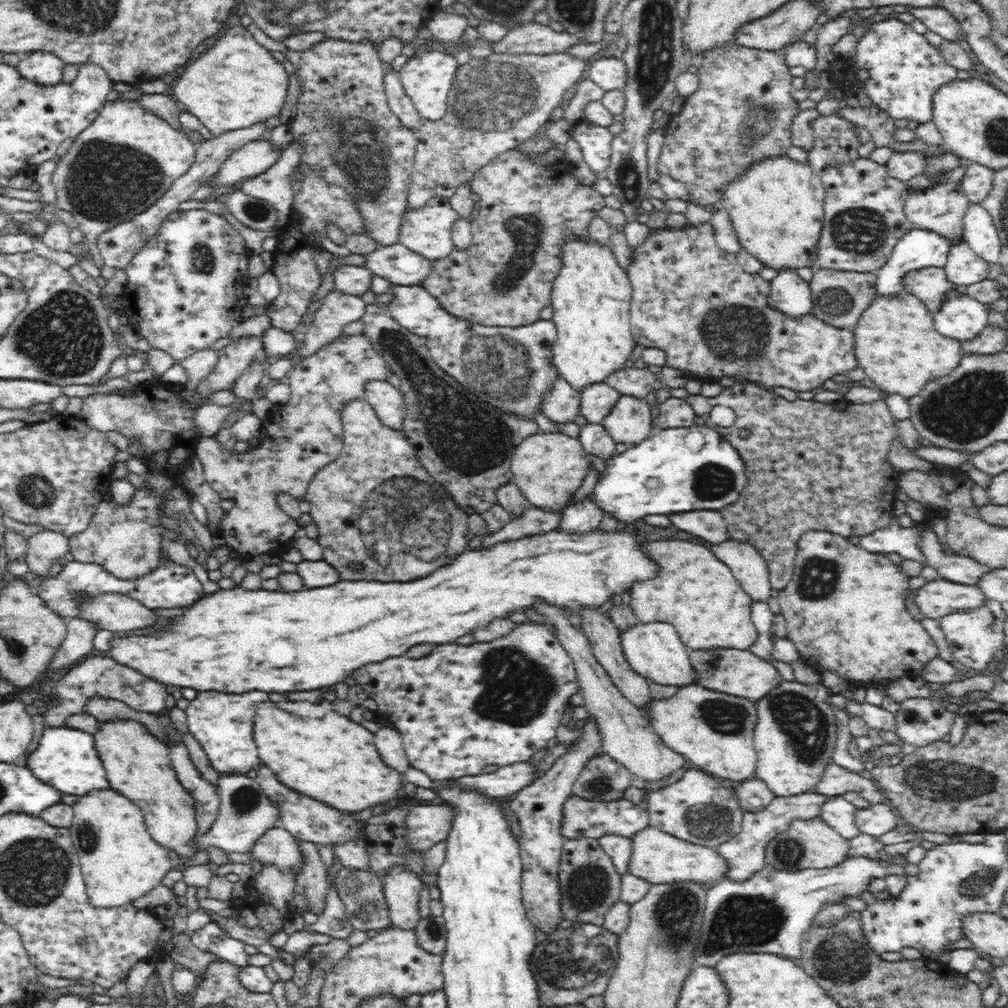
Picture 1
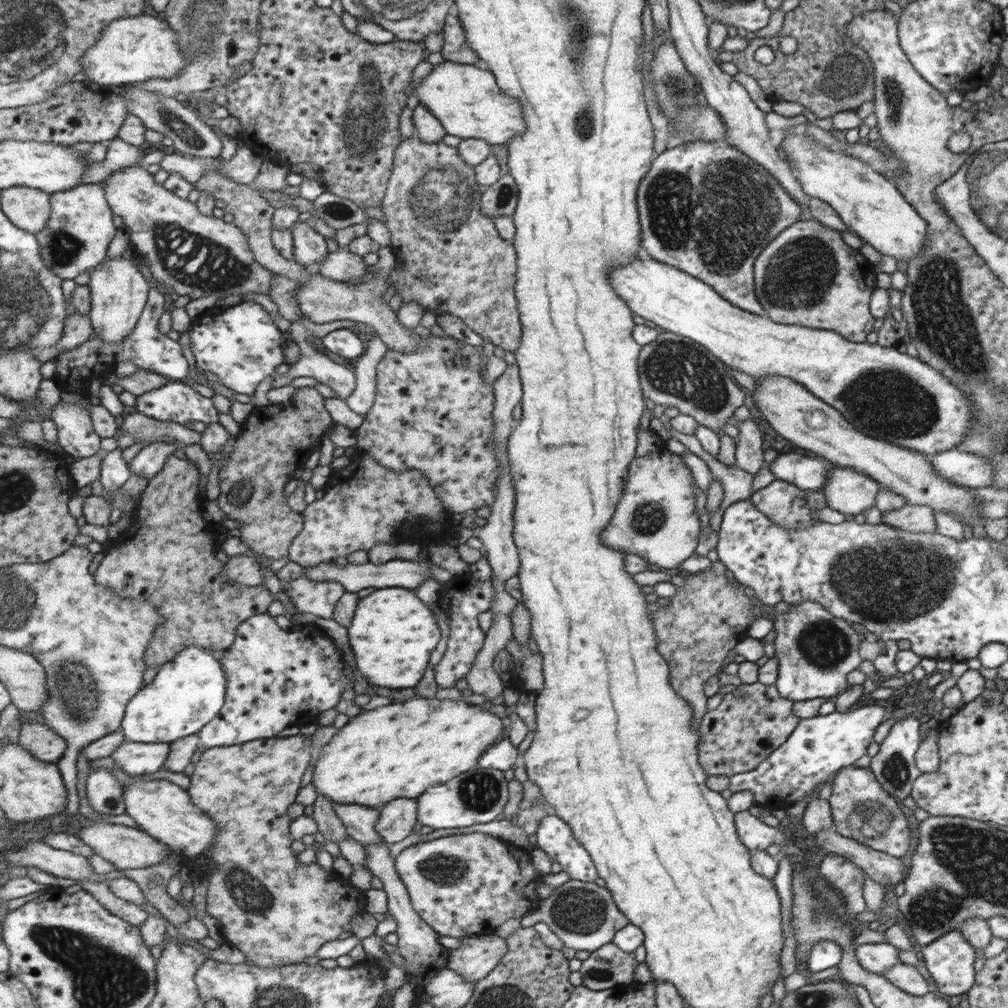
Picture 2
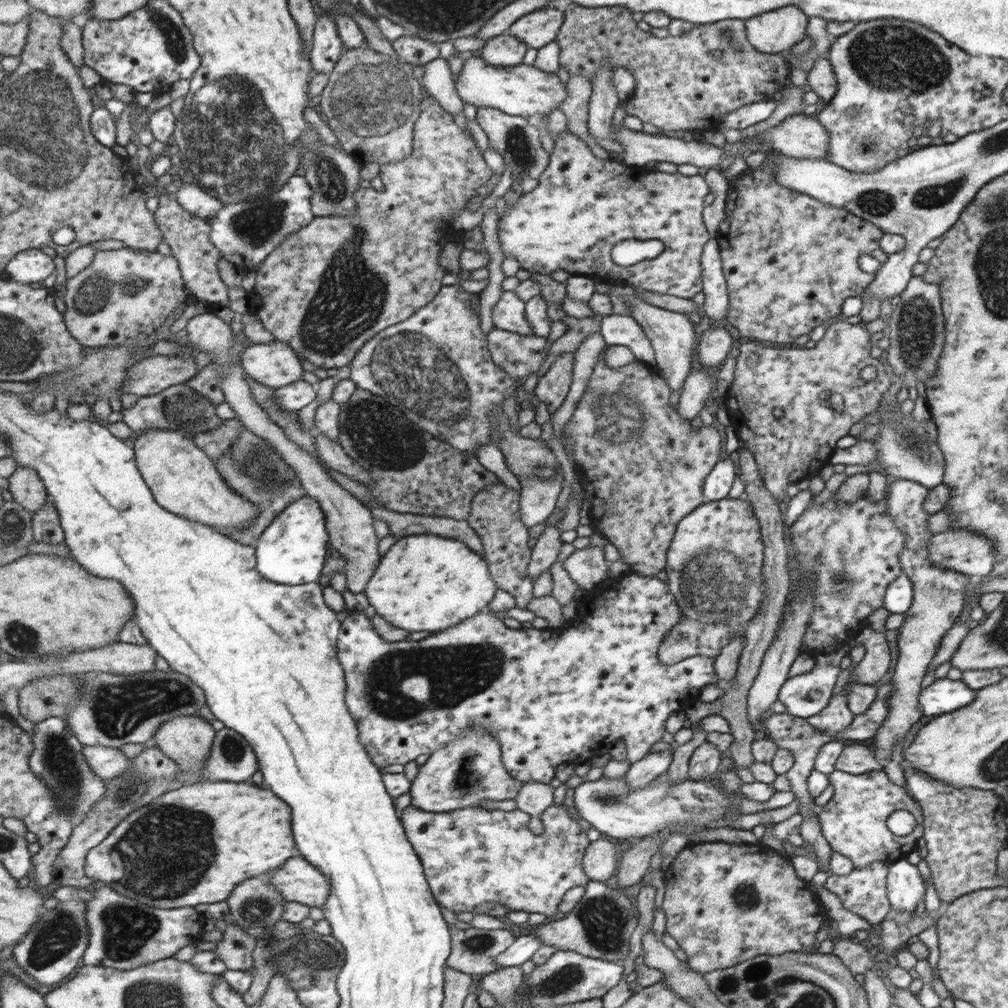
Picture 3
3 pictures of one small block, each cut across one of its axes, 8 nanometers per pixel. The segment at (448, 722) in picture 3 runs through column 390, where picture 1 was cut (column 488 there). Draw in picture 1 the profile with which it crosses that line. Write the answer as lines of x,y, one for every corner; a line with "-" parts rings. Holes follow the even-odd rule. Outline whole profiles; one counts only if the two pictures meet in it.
520,624
514,627
512,632
505,636
501,636
492,642
472,644
470,646
460,646
460,644
452,643
444,645
436,645
434,650
419,660
411,660
400,657
388,658
383,662
376,662
358,668
354,672
354,678
366,692
369,698
378,705
378,712
386,716
386,720
393,722
396,730
399,731
404,741
404,750
408,757
410,766
418,768
422,772
426,772
432,782
455,780
467,775
478,775
482,773
482,768
488,764
496,764
500,767
514,764
515,762
524,762
534,754
534,752
544,748
548,744
548,740
556,736
556,729
561,726
562,710
568,704
570,694
578,692
579,683
575,665
572,658
566,653
564,647
560,645
558,638
554,635
552,628
544,627
540,624

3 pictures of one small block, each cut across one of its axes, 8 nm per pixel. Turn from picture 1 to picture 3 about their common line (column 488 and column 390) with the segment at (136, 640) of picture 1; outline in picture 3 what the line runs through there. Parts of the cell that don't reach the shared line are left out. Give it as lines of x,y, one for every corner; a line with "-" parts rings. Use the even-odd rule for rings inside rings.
414,534
396,539
380,557
362,592
368,605
395,628
407,632
437,632
476,616
494,596
487,565
465,544
436,534

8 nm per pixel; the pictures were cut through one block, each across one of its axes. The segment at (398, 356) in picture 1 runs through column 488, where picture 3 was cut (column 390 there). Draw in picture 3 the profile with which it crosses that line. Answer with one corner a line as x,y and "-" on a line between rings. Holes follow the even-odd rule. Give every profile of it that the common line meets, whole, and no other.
356,387
349,400
341,405
340,429
343,449
349,458
359,463
372,478
372,484
363,484
371,493
372,503
379,503
393,512
465,521
470,514
472,498
478,496
484,486
499,481
475,456
469,455
469,452
465,455
465,452
457,451
447,442
421,430
398,405
359,387

